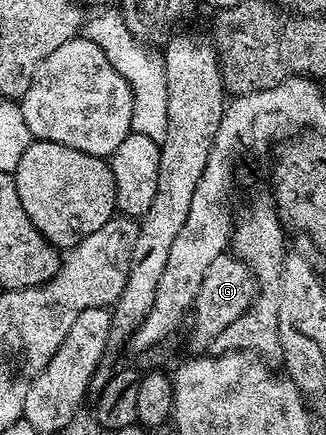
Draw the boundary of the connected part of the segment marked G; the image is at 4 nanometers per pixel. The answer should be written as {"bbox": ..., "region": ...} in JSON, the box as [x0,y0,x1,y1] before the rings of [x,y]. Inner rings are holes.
{"bbox":[189,254,258,354],"region":[[[226,254],[215,258],[215,262],[211,262],[211,267],[207,269],[207,275],[203,277],[203,286],[199,286],[199,294],[192,306],[193,337],[189,340],[190,346],[194,348],[192,351],[197,354],[204,353],[209,343],[212,345],[217,336],[223,334],[227,326],[231,326],[231,322],[239,319],[253,305],[253,299],[257,296],[258,291],[257,280],[251,274],[251,270],[236,256]]]}

